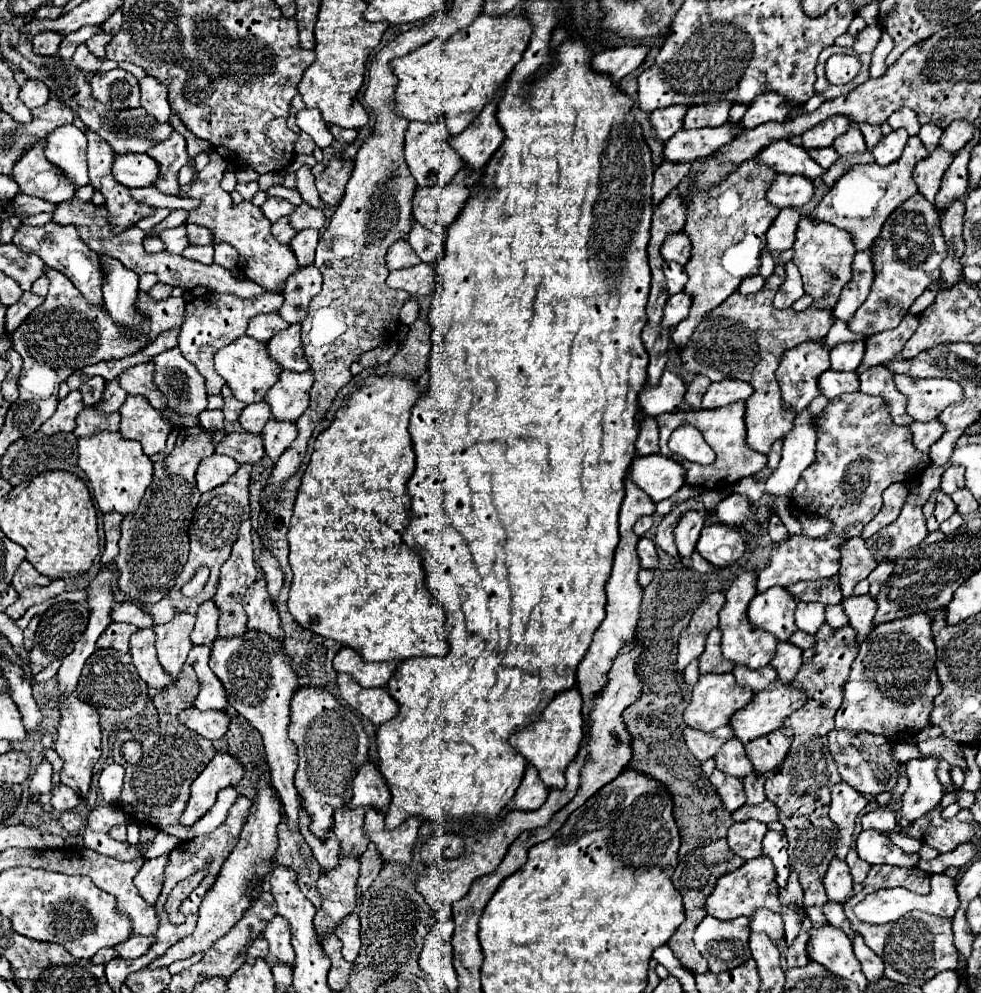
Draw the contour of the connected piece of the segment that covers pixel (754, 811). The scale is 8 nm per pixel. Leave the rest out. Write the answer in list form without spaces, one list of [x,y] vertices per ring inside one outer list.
[[[763,801],[759,805],[743,805],[733,813],[733,819],[735,821],[757,819],[761,823],[771,823],[771,821],[777,821],[777,807],[773,807],[773,803],[769,801]]]

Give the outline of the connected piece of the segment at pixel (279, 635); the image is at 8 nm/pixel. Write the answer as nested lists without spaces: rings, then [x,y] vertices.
[[[257,579],[243,597],[243,607],[247,611],[249,629],[259,629],[269,633],[273,639],[283,641],[283,629],[281,629],[281,619],[279,613],[269,601],[269,593],[265,589],[265,579]]]

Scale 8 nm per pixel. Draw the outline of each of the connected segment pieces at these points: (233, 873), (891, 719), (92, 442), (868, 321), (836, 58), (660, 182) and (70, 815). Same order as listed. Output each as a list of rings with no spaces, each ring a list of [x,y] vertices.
[[[261,777],[261,785],[257,785],[257,797],[253,801],[249,819],[241,831],[241,841],[237,843],[229,859],[223,863],[223,869],[219,871],[219,877],[213,883],[213,887],[205,893],[203,903],[199,907],[199,919],[197,919],[195,931],[189,937],[183,937],[181,941],[177,941],[173,947],[169,947],[163,957],[157,957],[155,961],[151,961],[149,969],[169,967],[173,961],[187,959],[195,953],[201,953],[209,949],[219,937],[223,937],[231,927],[237,925],[237,921],[241,919],[241,913],[245,913],[245,909],[249,909],[249,905],[253,903],[249,891],[255,891],[255,885],[261,885],[255,881],[263,881],[263,877],[271,869],[271,859],[277,849],[279,821],[281,821],[281,801],[279,797],[275,797],[275,791],[269,787],[269,777]]]
[[[917,613],[877,625],[861,643],[859,655],[851,665],[851,677],[843,689],[843,705],[835,715],[835,729],[869,731],[875,735],[883,735],[893,743],[901,743],[915,737],[921,729],[929,727],[933,699],[941,693],[939,677],[935,673],[935,659],[937,649],[931,631],[931,617],[927,613]]]
[[[97,431],[89,437],[79,437],[79,467],[87,473],[91,483],[91,493],[97,501],[97,507],[103,513],[115,511],[121,515],[135,513],[139,501],[153,481],[153,463],[143,453],[141,445],[131,439],[123,439],[121,433]]]
[[[915,193],[905,201],[905,205],[897,207],[889,221],[885,221],[881,229],[881,237],[873,241],[873,265],[875,265],[875,281],[871,285],[871,293],[865,303],[849,321],[849,329],[853,333],[865,333],[871,337],[875,333],[893,329],[907,315],[909,305],[923,293],[925,287],[941,279],[939,265],[945,259],[947,245],[939,227],[939,213],[935,207]]]
[[[831,55],[825,65],[825,77],[831,85],[845,85],[857,77],[861,61],[855,55]]]
[[[663,161],[661,167],[655,171],[655,183],[653,183],[653,203],[657,205],[671,189],[679,185],[679,181],[691,171],[691,163],[673,163]]]
[[[67,811],[67,813],[61,813],[61,815],[59,815],[57,823],[59,823],[59,827],[65,829],[67,833],[75,833],[75,831],[81,829],[83,819],[81,819],[81,815],[77,815],[77,813],[73,813],[73,811]]]

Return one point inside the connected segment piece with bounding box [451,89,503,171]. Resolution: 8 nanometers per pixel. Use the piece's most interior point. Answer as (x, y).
(476, 144)

